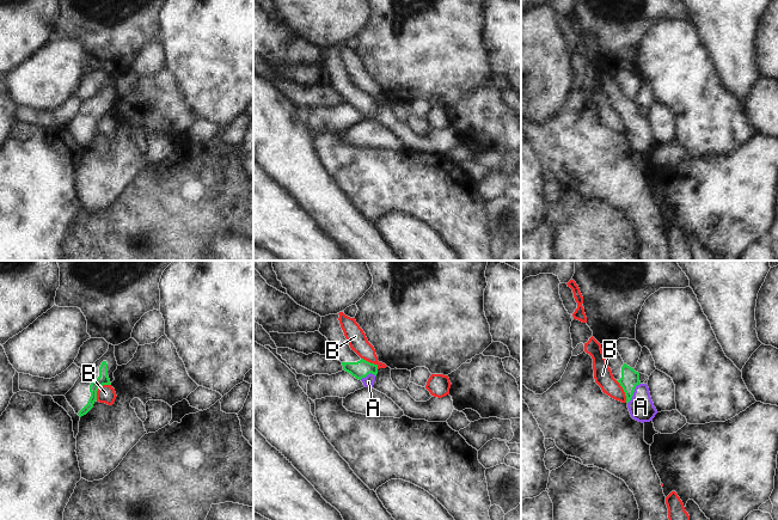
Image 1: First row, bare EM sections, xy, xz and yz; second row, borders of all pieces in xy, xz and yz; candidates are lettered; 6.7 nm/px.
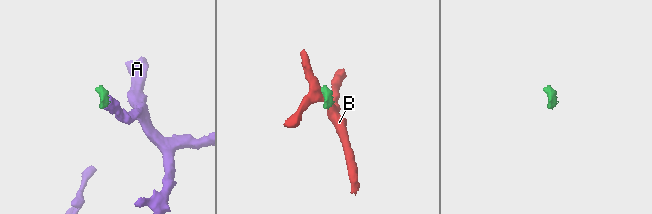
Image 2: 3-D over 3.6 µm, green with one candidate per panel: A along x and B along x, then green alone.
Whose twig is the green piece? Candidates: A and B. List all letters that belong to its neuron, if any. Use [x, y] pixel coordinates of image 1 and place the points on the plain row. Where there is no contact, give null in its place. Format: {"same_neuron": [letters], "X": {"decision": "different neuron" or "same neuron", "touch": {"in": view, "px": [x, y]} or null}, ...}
{"same_neuron": ["A"], "A": {"decision": "same neuron", "touch": {"in": "yz", "px": [632, 126]}}, "B": {"decision": "different neuron", "touch": {"in": "xy", "px": [98, 120]}}}

